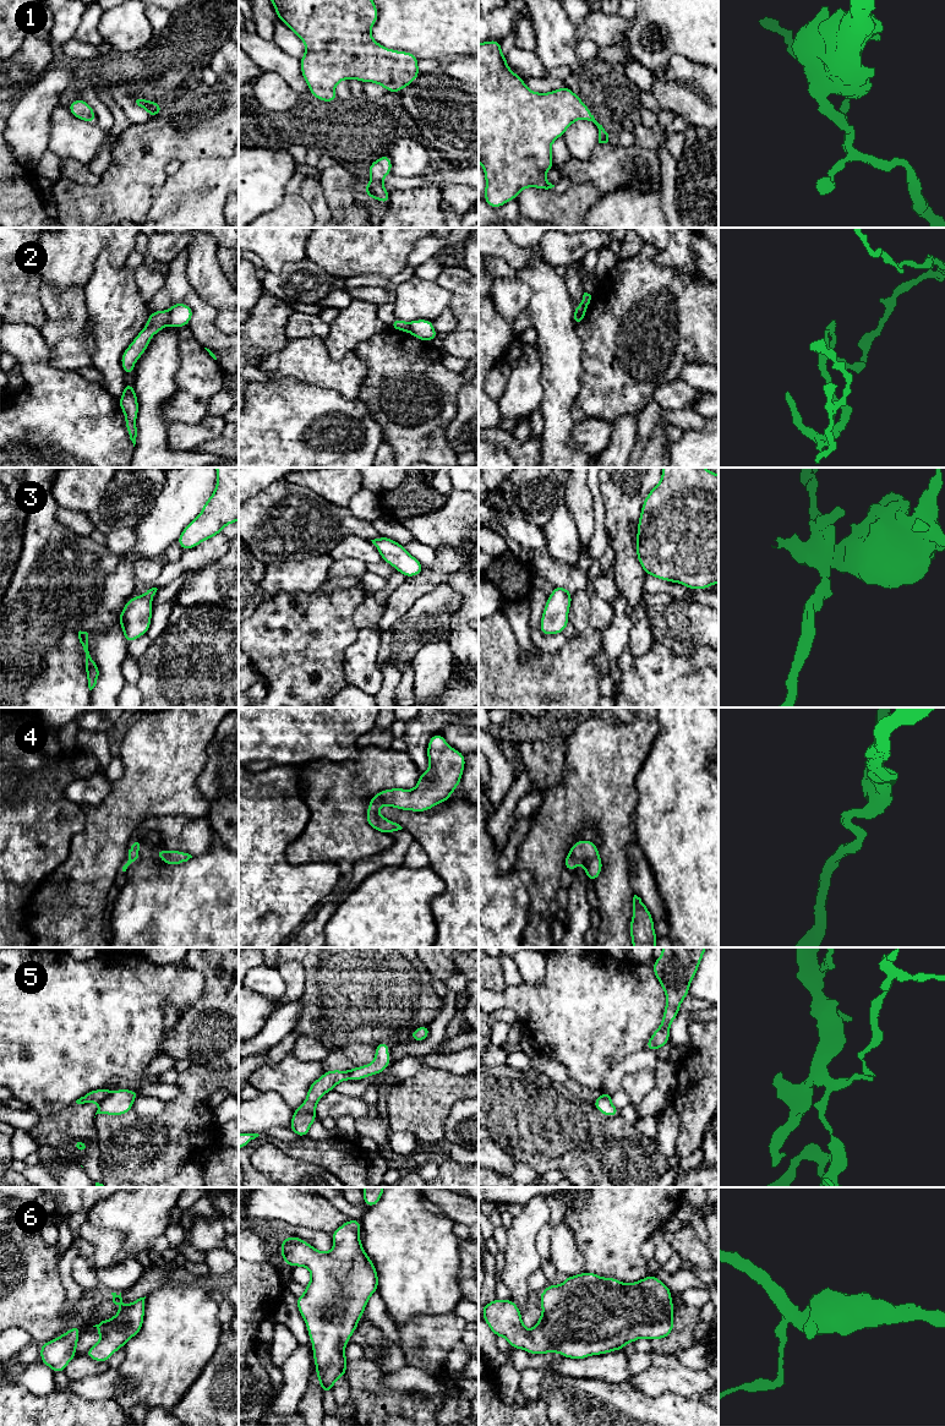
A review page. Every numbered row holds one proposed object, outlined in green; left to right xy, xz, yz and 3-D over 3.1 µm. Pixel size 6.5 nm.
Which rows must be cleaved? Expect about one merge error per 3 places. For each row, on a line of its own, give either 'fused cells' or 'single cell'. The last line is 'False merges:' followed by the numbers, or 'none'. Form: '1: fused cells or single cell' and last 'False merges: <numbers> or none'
1: single cell
2: fused cells
3: single cell
4: single cell
5: fused cells
6: single cell
False merges: 2, 5

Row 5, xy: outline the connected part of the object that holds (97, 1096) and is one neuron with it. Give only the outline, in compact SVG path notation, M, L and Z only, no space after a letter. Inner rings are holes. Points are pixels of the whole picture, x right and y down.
M100 1088L95 1091L91 1091L86 1093L83 1097L76 1100L77 1104L84 1104L84 1103L99 1103L104 1098L108 1097L110 1091L108 1088Z

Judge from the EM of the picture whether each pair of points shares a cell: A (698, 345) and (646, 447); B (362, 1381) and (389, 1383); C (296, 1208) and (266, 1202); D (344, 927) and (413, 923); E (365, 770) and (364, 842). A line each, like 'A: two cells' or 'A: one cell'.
A: two cells
B: two cells
C: one cell
D: one cell
E: one cell

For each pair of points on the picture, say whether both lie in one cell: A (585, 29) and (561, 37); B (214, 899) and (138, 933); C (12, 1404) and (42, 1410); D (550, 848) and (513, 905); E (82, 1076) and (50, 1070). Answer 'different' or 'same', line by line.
A: different
B: same
C: same
D: different
E: same

